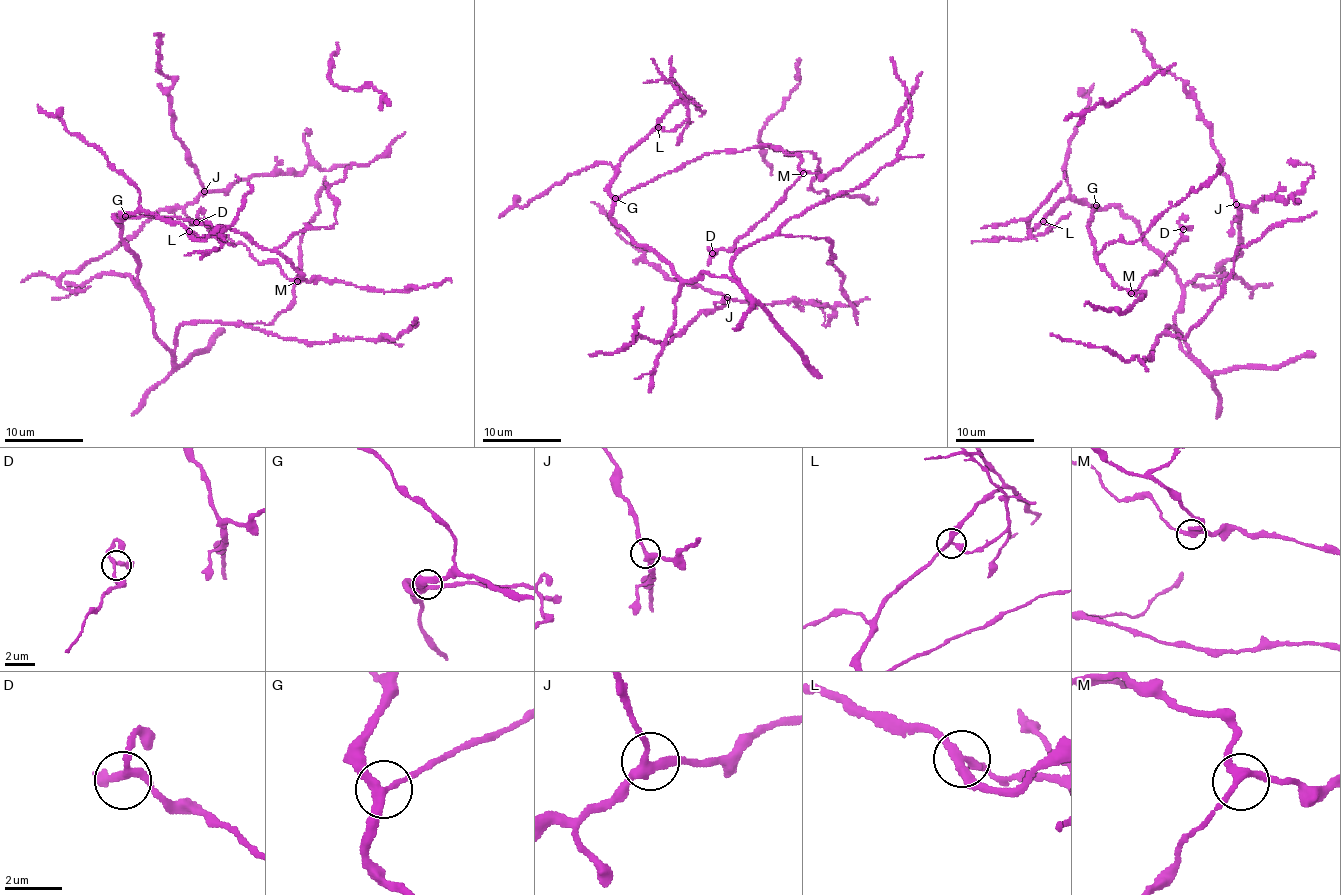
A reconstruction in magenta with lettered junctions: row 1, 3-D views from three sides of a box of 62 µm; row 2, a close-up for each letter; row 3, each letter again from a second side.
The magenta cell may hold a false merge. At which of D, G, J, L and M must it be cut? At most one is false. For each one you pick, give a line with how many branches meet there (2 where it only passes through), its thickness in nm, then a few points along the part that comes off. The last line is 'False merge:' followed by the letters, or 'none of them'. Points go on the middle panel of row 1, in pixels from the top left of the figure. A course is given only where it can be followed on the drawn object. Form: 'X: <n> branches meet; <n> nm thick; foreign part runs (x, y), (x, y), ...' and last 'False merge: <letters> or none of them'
L: 3 branches meet; 280 nm thick; foreign part runs (658, 127), (667, 131), (677, 129), (689, 117), (689, 109), (652, 59)
False merge: L

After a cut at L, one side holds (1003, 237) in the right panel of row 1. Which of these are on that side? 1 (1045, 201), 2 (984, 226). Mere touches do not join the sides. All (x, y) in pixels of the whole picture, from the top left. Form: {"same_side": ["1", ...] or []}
{"same_side": []}

